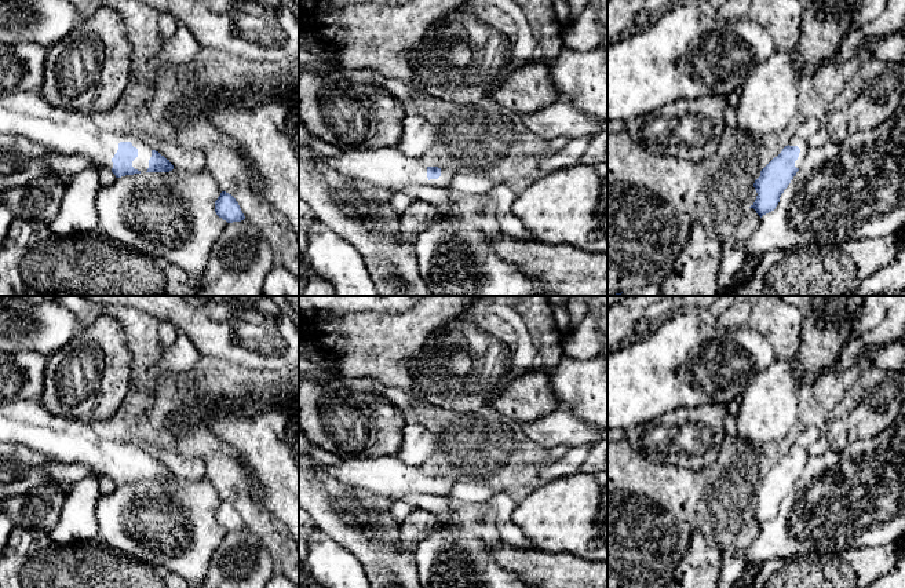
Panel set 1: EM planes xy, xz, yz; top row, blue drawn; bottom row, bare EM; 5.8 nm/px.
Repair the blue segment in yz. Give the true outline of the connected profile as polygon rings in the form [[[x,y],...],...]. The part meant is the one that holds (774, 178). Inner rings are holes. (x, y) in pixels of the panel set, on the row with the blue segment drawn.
[[[793,136],[782,151],[760,171],[760,176],[753,183],[758,196],[749,207],[760,218],[776,209],[781,194],[802,168],[807,150],[807,142]]]

